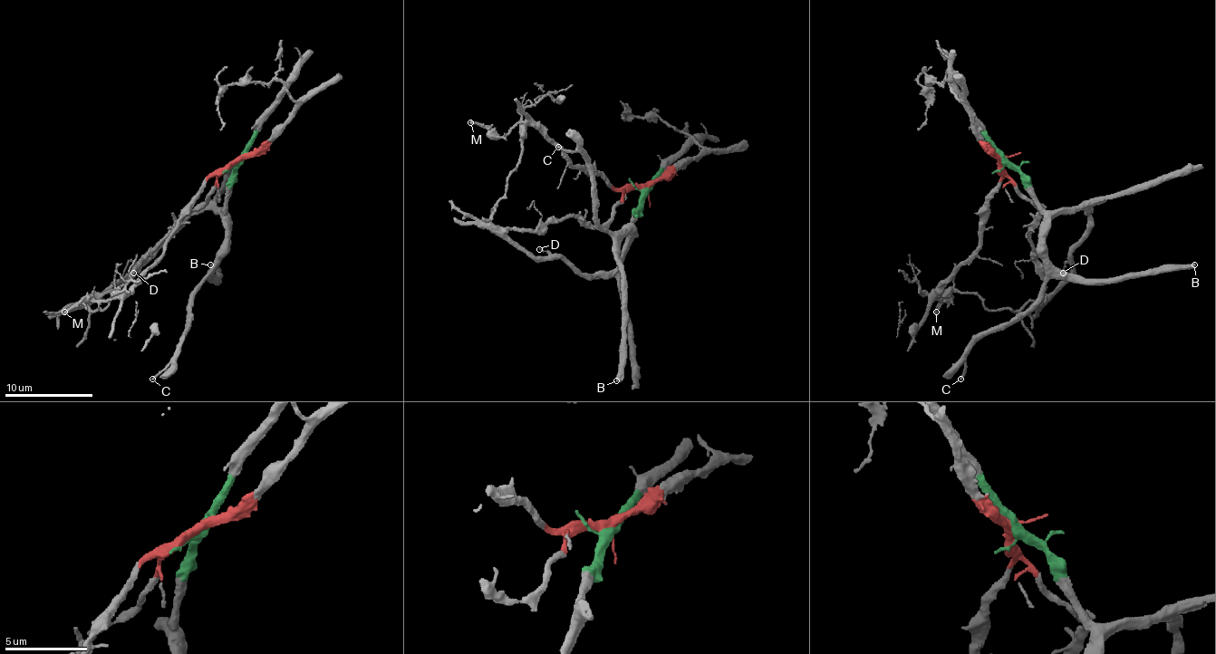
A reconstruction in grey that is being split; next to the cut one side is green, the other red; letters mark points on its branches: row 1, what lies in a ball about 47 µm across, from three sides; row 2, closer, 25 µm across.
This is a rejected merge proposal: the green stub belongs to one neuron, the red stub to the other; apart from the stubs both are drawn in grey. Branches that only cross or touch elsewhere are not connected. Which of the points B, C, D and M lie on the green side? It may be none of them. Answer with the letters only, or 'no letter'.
B, C, D

